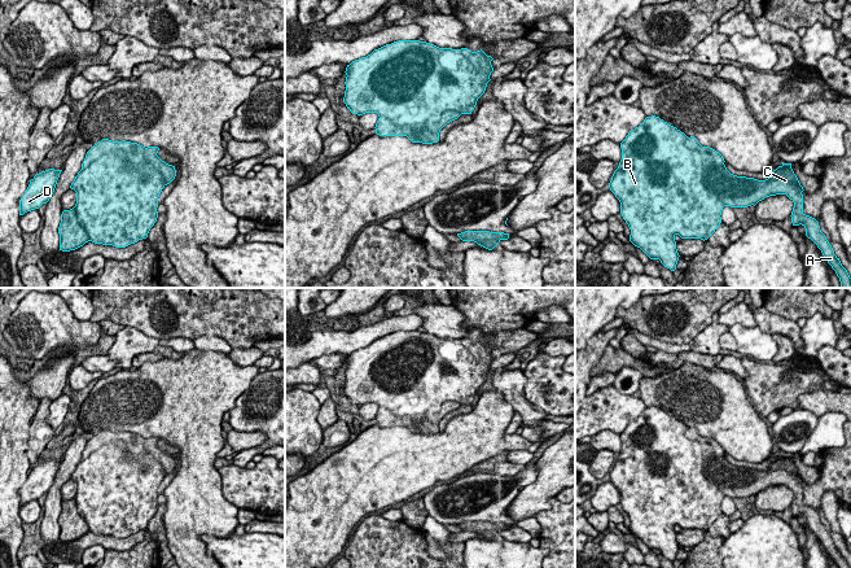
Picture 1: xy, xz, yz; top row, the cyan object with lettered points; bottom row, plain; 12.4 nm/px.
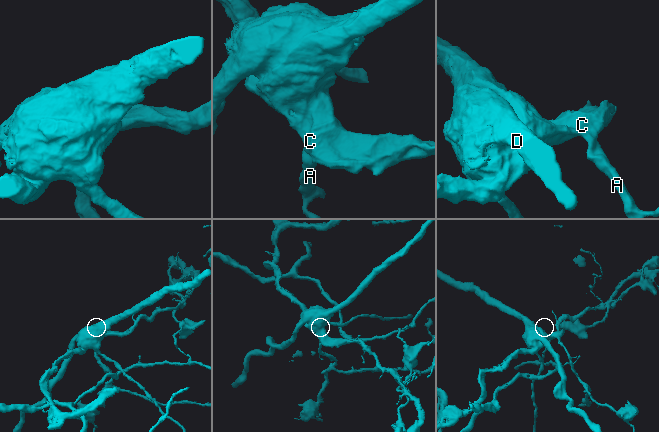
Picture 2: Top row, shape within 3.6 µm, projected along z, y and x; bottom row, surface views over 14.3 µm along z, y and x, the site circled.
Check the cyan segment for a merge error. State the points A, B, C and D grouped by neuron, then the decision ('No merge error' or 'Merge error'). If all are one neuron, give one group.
Groups: A C / B D. Merge error

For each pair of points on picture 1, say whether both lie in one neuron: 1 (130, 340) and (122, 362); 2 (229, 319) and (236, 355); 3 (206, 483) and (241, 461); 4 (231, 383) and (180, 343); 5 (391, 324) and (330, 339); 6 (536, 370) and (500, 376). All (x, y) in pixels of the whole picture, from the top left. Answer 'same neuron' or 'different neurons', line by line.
1: same neuron
2: different neurons
3: different neurons
4: different neurons
5: same neuron
6: different neurons

